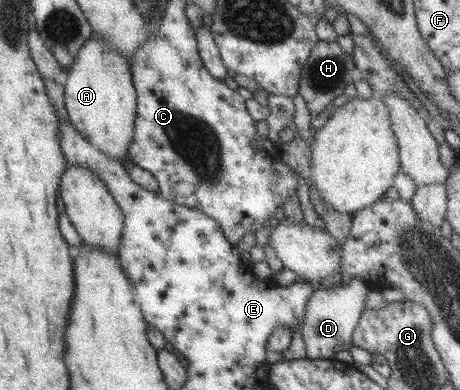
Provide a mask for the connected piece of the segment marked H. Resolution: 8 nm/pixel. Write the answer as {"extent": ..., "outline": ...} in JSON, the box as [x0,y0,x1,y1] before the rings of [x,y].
{"extent":[298,40,356,116],"outline":[[[319,40],[308,57],[307,64],[301,70],[298,94],[302,96],[311,116],[318,116],[328,105],[345,92],[348,85],[352,85],[356,70],[353,54],[348,54],[339,46],[338,42]]]}

